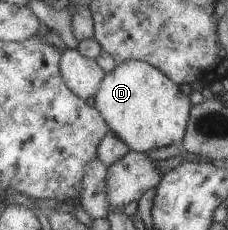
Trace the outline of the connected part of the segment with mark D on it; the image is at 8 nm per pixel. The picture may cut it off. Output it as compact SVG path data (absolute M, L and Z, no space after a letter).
M128 60L117 64L116 68L106 73L100 83L100 88L95 94L95 107L106 120L109 130L119 140L122 140L130 151L148 153L156 148L165 148L171 145L178 145L185 138L192 104L190 96L184 94L180 85L170 80L164 72L142 60Z

